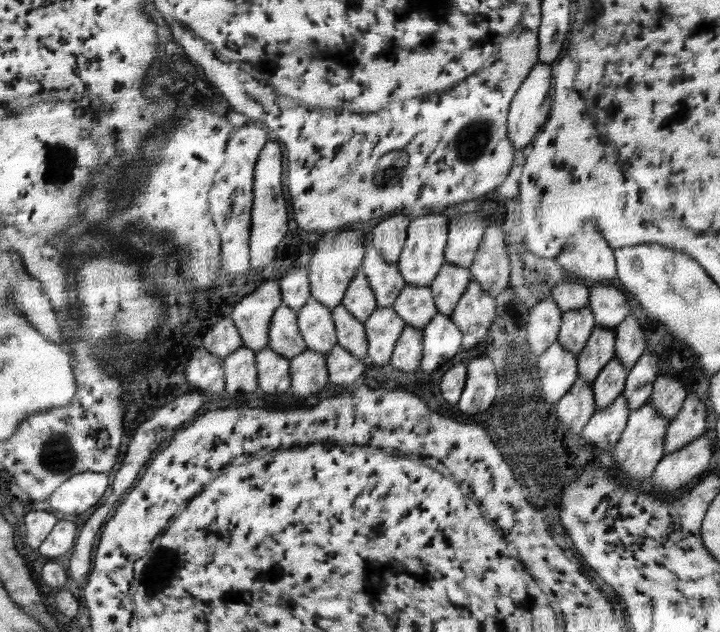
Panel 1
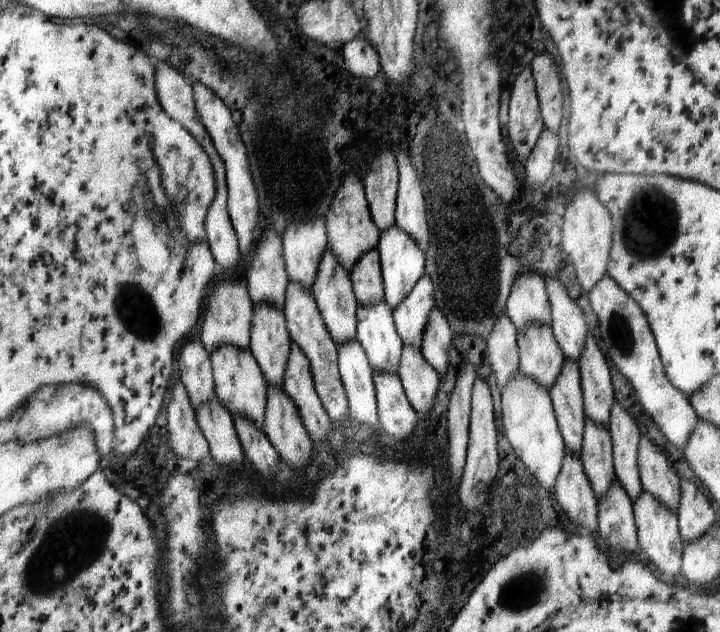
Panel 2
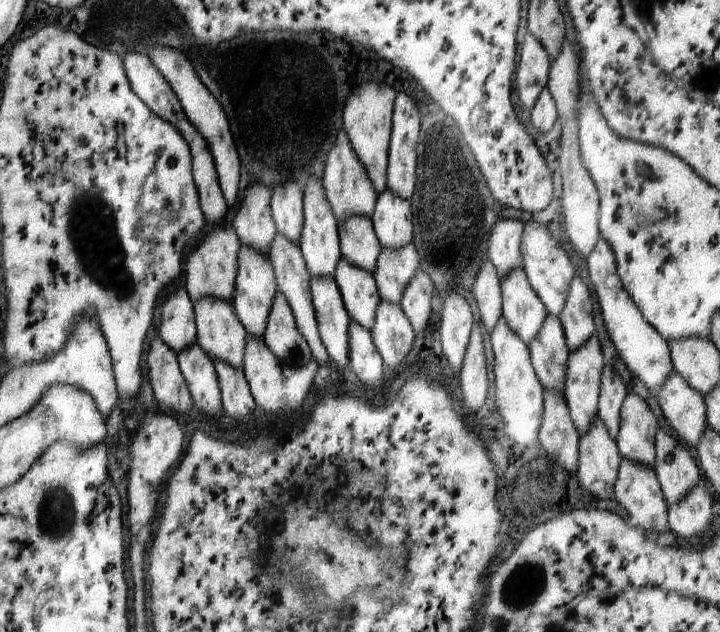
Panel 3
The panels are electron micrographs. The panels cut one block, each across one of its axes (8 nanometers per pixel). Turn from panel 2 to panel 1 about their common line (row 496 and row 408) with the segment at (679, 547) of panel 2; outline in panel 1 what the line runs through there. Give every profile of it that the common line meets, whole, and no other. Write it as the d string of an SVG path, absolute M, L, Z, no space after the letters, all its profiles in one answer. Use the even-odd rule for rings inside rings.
M646 402L638 410L629 413L626 428L620 440L612 448L618 468L634 480L650 478L656 465L665 454L665 436L667 435L668 419L662 418L651 404Z

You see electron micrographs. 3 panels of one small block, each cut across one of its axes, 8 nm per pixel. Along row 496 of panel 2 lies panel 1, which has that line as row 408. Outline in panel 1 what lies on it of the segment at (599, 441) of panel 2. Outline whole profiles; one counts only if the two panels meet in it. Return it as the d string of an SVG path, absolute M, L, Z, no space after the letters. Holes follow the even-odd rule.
M616 357L609 360L600 370L598 377L591 383L596 411L610 406L609 404L612 404L617 396L623 394L627 372Z

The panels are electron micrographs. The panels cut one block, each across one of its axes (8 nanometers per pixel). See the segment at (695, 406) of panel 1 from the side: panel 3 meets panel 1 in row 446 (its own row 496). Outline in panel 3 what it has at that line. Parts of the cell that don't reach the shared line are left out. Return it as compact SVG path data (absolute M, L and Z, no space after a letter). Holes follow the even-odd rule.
M662 427L655 434L653 464L667 504L677 503L700 480L700 469L688 449L680 446Z

